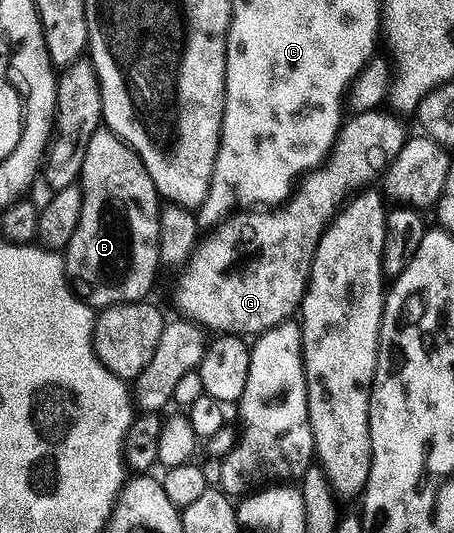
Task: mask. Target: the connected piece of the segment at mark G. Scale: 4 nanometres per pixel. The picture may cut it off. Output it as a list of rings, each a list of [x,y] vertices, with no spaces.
[[[376,109],[352,114],[340,126],[331,153],[322,166],[310,172],[298,184],[285,205],[232,214],[207,233],[207,240],[204,238],[187,260],[181,273],[183,276],[179,279],[179,292],[175,295],[183,310],[180,312],[186,318],[198,323],[208,332],[215,331],[211,333],[242,333],[251,337],[290,320],[294,316],[291,314],[300,310],[303,292],[307,290],[307,276],[311,274],[311,258],[317,241],[323,236],[323,228],[330,223],[332,216],[353,189],[350,187],[357,183],[370,184],[367,183],[370,179],[378,180],[388,166],[389,157],[394,157],[409,138],[409,132],[399,120],[402,118],[395,113],[386,115],[385,112],[386,110]]]

